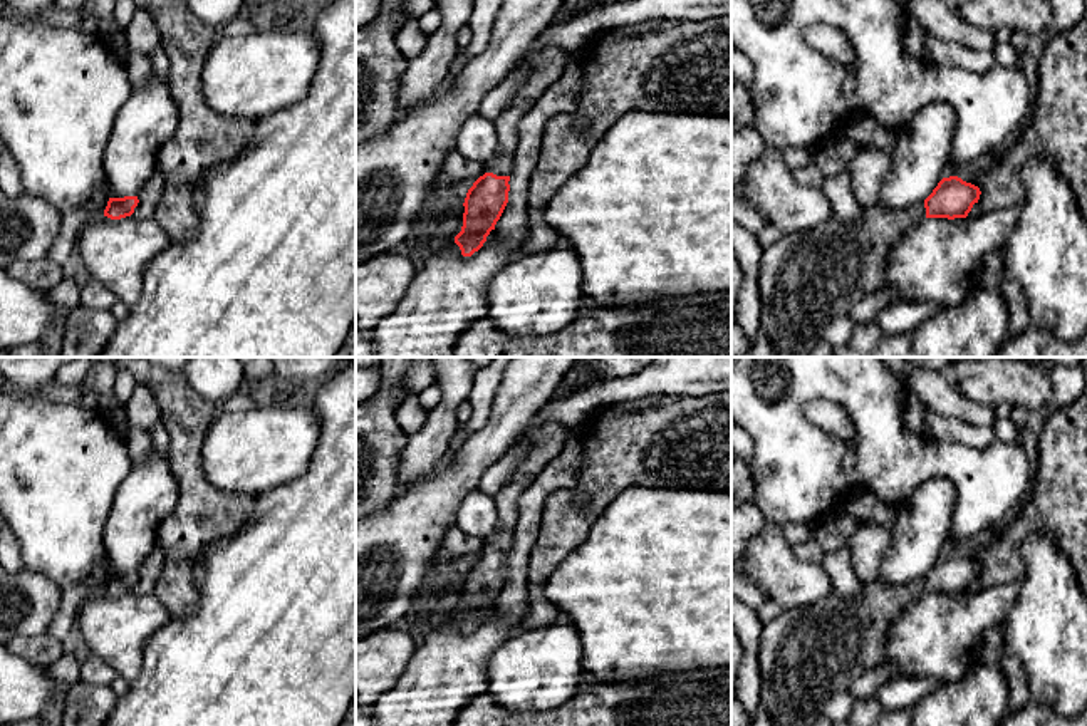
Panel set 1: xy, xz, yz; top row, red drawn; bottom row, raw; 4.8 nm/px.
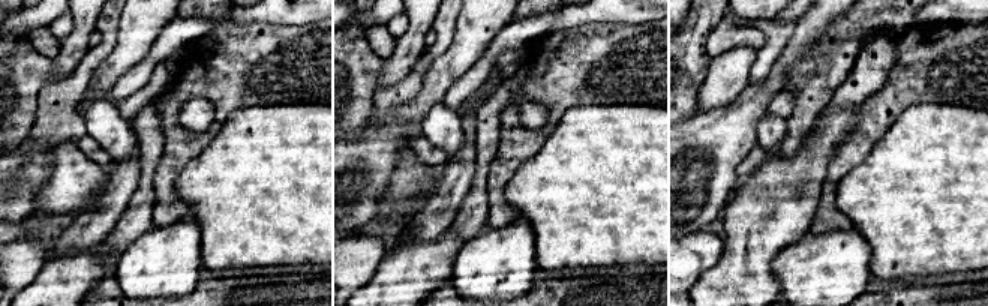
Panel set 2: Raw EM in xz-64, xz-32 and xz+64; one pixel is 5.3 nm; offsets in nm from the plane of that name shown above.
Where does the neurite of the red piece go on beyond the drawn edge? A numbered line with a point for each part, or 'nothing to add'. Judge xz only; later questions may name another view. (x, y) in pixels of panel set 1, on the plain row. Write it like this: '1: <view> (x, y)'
1: xz (547, 438)

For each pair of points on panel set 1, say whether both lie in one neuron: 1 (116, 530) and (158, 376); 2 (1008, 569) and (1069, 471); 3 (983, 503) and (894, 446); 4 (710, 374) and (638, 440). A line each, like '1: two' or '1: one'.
1: two
2: one
3: one
4: two

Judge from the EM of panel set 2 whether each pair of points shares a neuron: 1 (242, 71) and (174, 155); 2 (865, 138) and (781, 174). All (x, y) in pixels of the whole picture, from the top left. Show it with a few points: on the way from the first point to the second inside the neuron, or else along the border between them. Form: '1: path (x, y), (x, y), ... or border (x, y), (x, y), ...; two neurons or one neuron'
1: path (228, 95), (219, 122), (198, 141); one neuron
2: border (856, 123), (837, 147), (822, 185); two neurons

